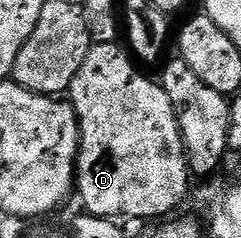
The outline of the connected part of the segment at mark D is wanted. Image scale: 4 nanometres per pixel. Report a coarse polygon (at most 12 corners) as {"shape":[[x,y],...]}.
{"shape":[[115,42],[69,89],[77,196],[167,218],[187,196],[162,83]]}

